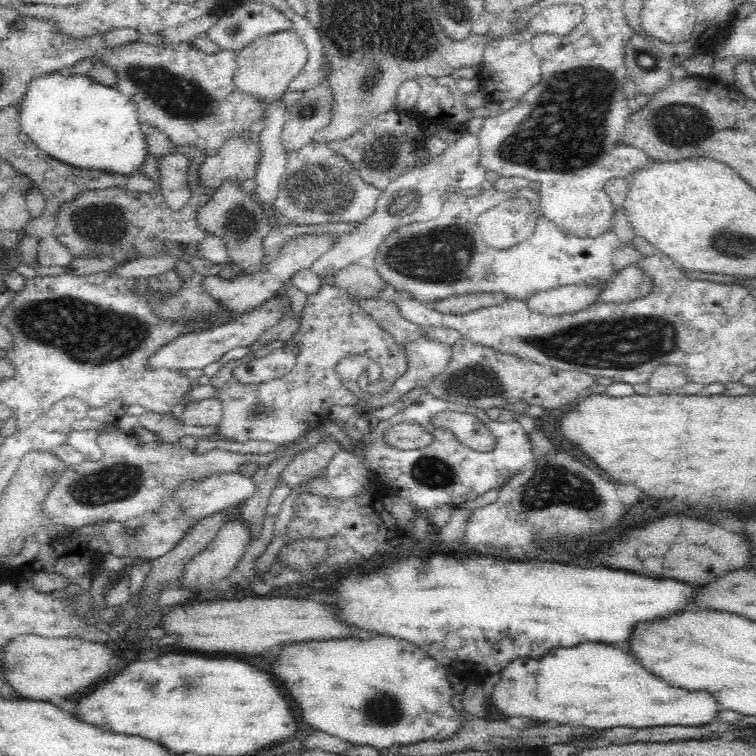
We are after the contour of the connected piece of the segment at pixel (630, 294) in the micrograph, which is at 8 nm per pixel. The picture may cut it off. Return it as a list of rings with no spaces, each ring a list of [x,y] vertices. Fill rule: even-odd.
[[[636,264],[615,271],[615,275],[601,288],[600,302],[630,302],[646,296],[652,290],[652,281]]]

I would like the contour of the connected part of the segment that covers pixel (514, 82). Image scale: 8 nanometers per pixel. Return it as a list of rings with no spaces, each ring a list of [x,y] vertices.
[[[522,30],[522,32],[511,33],[504,38],[494,38],[487,43],[478,80],[489,102],[519,100],[530,88],[538,84],[541,77],[541,64],[532,49],[532,38],[528,30]]]

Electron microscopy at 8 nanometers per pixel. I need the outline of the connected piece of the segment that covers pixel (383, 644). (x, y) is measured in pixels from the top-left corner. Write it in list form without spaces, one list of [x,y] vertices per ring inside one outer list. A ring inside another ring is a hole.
[[[380,636],[370,640],[358,640],[358,638],[346,638],[346,640],[310,640],[310,642],[298,642],[298,644],[286,644],[282,648],[282,654],[278,660],[272,662],[272,674],[282,684],[290,700],[298,706],[298,712],[306,724],[310,724],[316,730],[322,730],[326,734],[337,736],[354,745],[370,745],[374,748],[388,748],[394,744],[414,744],[423,740],[444,740],[456,734],[462,724],[466,722],[468,713],[456,711],[452,707],[452,697],[456,695],[454,688],[448,682],[448,672],[444,665],[438,664],[434,658],[422,654],[422,650],[406,640]]]

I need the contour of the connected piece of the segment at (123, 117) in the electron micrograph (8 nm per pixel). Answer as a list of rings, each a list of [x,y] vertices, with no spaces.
[[[54,71],[50,74],[35,76],[29,82],[21,108],[19,110],[21,129],[32,139],[32,142],[52,158],[82,169],[103,170],[110,174],[124,176],[136,174],[146,157],[146,141],[142,133],[140,121],[137,119],[136,103],[129,95],[125,95],[105,84],[100,84],[87,74],[68,75],[66,71]]]

